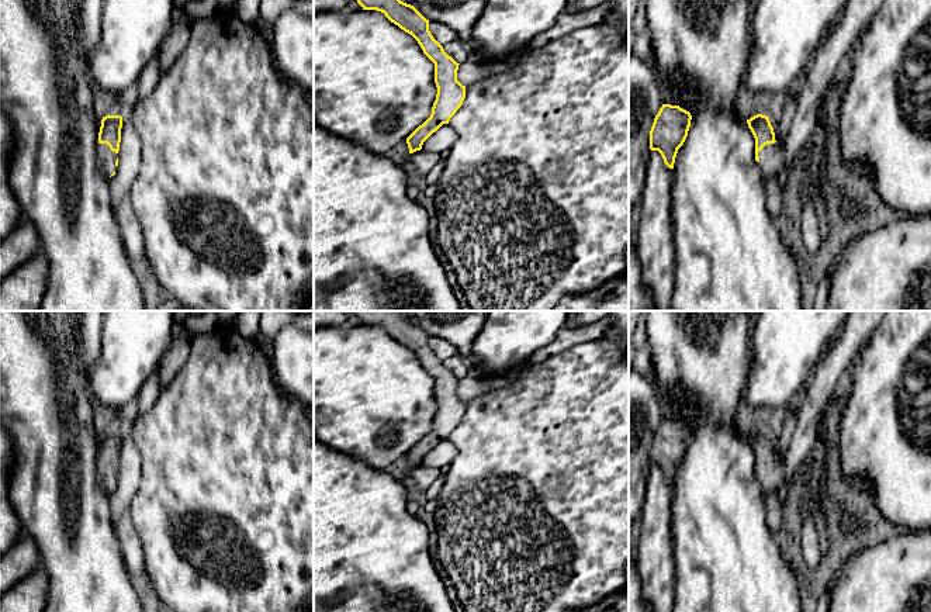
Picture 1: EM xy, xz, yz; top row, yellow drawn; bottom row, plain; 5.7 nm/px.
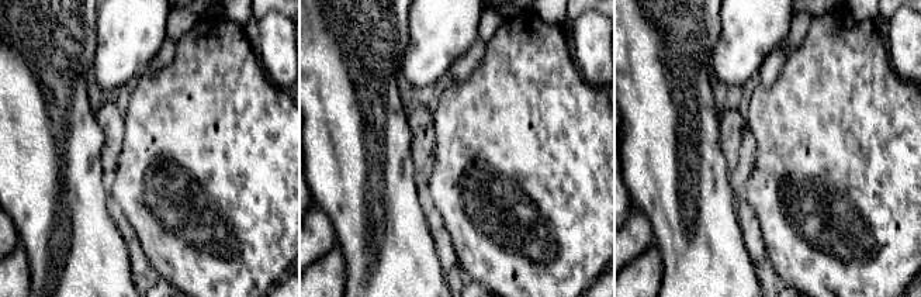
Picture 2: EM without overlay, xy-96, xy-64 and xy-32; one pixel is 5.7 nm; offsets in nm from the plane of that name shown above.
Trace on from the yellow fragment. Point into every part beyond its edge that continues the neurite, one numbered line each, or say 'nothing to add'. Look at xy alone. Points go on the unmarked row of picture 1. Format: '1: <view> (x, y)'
1: xy (106, 473)

